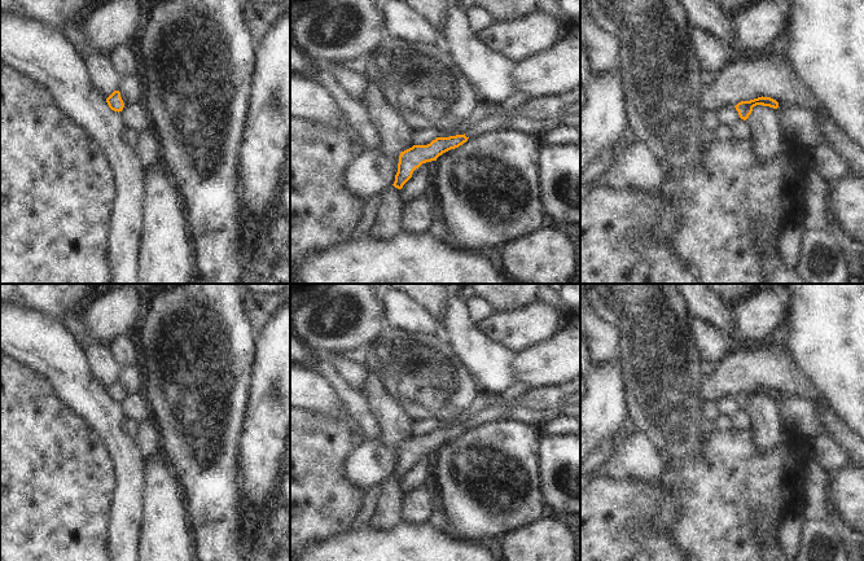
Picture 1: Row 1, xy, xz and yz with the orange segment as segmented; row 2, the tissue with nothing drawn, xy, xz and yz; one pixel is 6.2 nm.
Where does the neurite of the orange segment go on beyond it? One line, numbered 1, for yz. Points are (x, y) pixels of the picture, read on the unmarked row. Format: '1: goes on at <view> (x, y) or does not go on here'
1: does not go on here

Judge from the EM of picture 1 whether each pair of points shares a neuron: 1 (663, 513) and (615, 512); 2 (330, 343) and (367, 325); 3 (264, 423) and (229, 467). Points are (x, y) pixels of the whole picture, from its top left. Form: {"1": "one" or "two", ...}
{"1": "one", "2": "one", "3": "two"}

